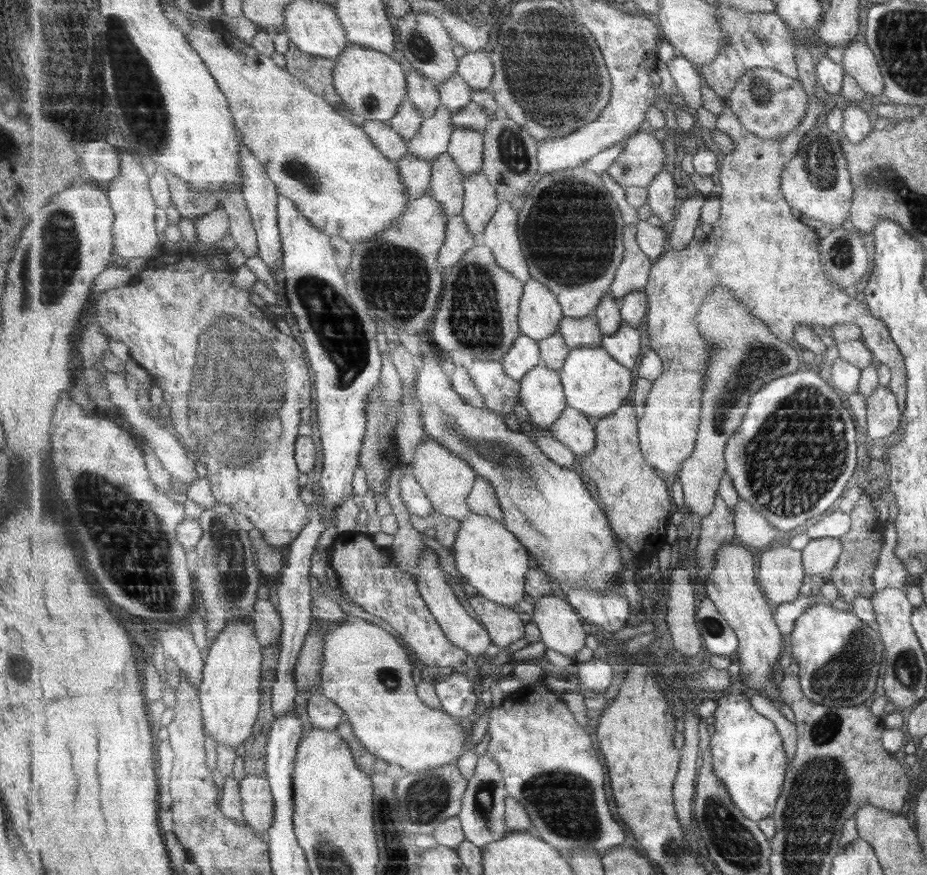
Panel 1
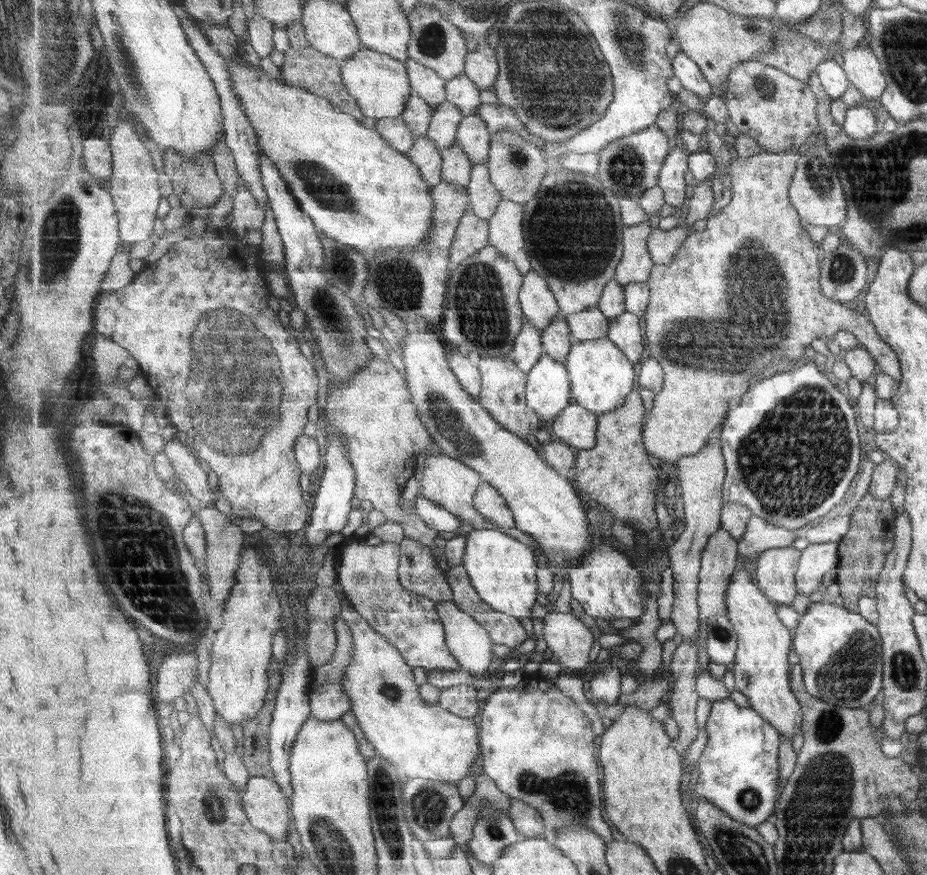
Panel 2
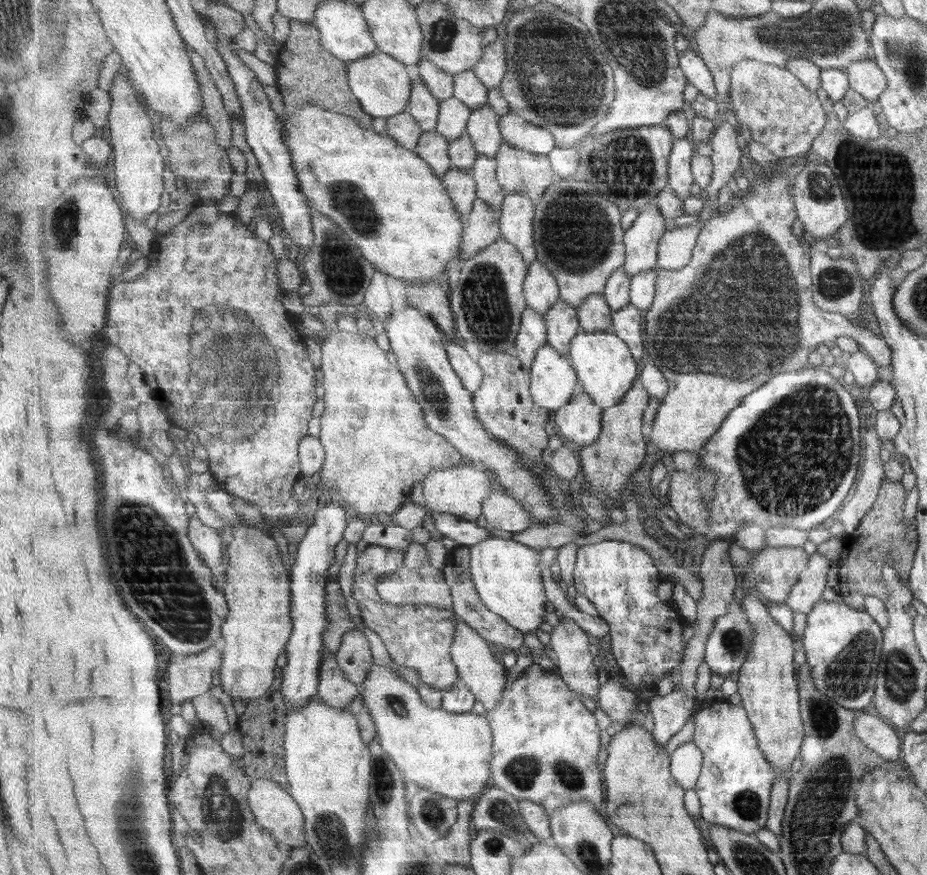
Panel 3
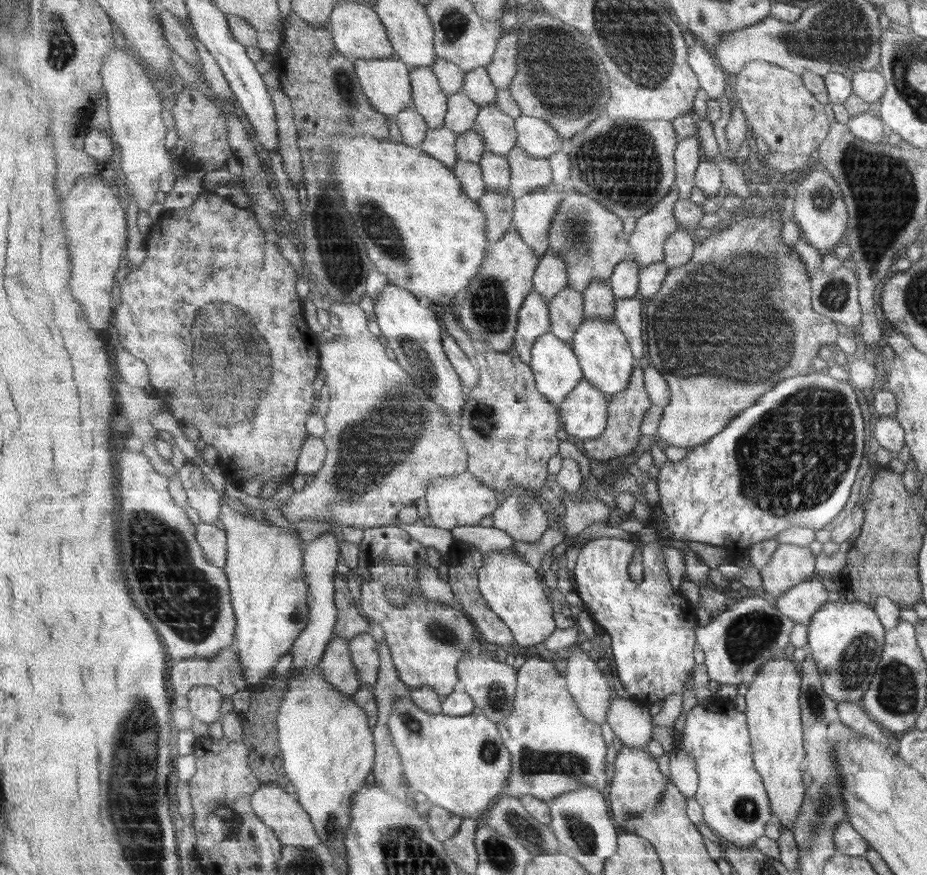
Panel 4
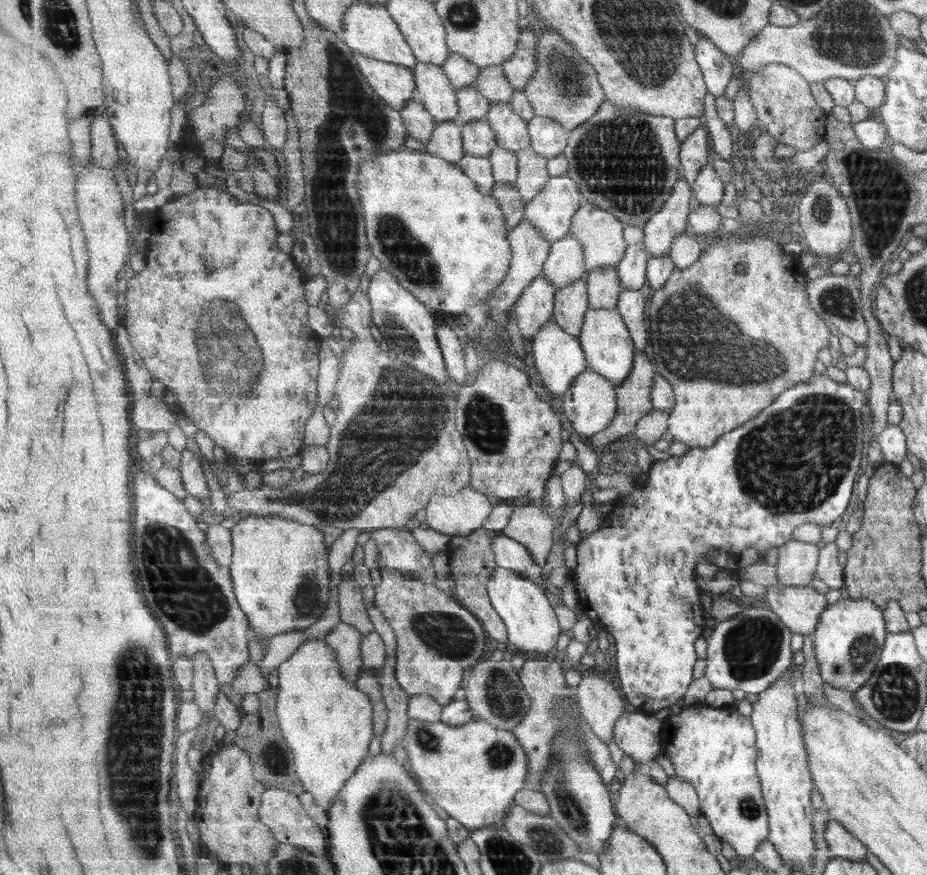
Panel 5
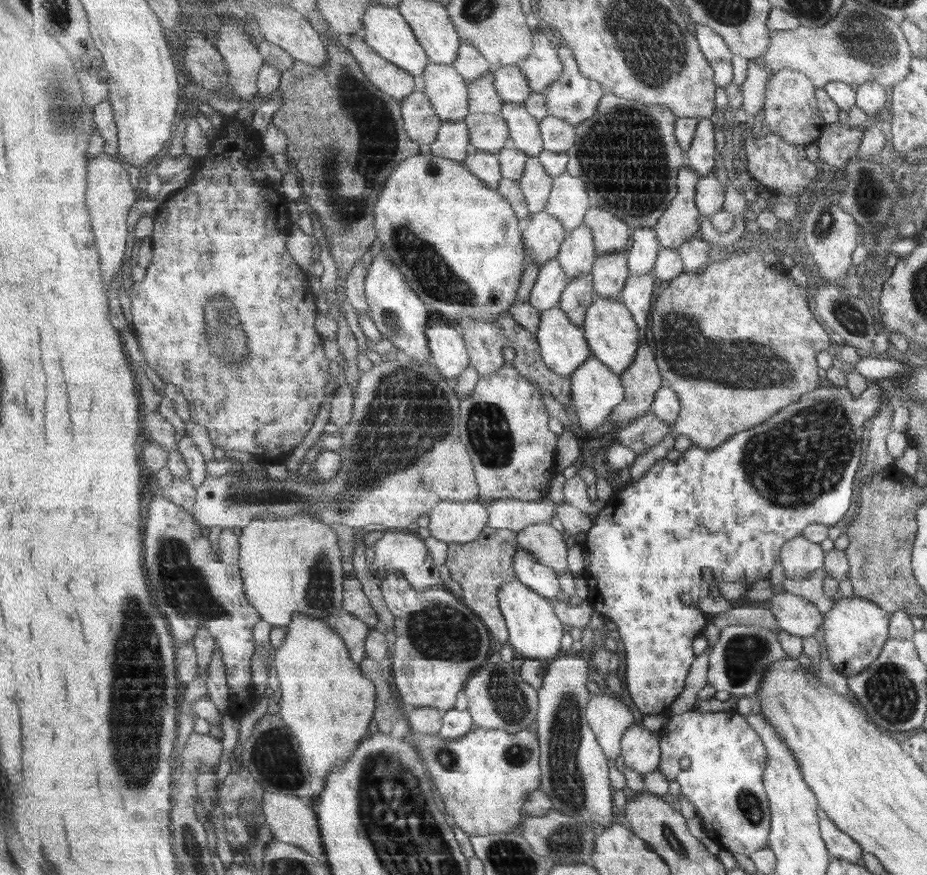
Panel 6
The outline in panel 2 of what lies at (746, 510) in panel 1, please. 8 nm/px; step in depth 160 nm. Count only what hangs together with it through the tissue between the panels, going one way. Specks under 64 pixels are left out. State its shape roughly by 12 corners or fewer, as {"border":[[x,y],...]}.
{"border":[[752,515],[738,553],[793,547],[801,532]]}

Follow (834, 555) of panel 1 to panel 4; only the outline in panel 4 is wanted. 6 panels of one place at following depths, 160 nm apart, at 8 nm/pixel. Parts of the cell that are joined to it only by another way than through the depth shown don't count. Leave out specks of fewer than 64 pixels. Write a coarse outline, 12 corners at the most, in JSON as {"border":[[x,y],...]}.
{"border":[[817,573],[778,596],[796,624],[811,624],[827,591]]}

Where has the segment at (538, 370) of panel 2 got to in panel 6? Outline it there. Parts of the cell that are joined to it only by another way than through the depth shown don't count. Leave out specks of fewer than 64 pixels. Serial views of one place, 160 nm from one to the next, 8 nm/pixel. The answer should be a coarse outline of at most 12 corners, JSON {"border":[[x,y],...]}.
{"border":[[560,306],[536,335],[547,366],[564,377],[593,356],[584,329]]}

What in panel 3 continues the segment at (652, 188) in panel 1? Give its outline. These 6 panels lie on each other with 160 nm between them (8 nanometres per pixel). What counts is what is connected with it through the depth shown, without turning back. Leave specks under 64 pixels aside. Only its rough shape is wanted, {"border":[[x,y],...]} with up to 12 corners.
{"border":[[675,138],[668,187],[691,196],[694,181],[690,138]]}

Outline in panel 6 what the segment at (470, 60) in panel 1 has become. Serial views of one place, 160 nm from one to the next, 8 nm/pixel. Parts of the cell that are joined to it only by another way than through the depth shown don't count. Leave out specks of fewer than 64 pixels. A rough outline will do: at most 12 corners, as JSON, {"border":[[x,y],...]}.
{"border":[[548,29],[533,33],[531,56],[517,64],[532,92],[547,92],[564,73]]}

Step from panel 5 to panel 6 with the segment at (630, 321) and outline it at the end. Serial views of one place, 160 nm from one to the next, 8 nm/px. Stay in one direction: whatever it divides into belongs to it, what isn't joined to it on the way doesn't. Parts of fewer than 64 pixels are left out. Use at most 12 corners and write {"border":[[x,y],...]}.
{"border":[[653,273],[631,275],[621,301],[636,318],[641,340],[659,282]]}

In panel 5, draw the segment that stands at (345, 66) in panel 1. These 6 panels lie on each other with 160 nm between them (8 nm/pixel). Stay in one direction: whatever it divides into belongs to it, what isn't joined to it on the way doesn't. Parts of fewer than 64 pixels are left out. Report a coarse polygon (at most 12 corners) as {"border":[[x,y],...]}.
{"border":[[355,53],[378,95],[399,112],[417,98],[407,66]]}

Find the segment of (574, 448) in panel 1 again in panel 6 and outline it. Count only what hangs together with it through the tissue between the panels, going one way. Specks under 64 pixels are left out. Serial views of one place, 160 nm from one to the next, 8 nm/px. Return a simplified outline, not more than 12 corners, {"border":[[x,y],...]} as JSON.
{"border":[[589,357],[570,378],[577,423],[599,428],[624,401],[622,378]]}

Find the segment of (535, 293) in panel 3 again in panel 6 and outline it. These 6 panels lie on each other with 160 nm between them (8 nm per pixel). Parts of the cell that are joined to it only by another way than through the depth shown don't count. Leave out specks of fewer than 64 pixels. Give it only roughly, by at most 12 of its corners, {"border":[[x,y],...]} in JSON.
{"border":[[593,231],[568,232],[556,257],[570,280],[591,273]]}

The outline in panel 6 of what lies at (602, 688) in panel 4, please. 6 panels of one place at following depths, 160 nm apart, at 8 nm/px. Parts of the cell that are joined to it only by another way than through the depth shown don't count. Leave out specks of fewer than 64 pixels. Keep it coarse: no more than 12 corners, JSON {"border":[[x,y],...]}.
{"border":[[605,688],[587,715],[608,760],[622,754],[635,714]]}

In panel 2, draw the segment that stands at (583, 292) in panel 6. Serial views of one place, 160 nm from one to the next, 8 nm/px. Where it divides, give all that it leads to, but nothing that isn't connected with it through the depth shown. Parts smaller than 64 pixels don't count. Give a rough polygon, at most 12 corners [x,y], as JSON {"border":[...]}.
{"border":[[561,312],[542,332],[545,353],[566,363],[575,336]]}

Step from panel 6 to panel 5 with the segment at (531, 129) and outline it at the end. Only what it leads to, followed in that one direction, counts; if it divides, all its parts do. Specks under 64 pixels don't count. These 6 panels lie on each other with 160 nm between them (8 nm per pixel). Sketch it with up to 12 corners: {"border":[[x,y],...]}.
{"border":[[493,103],[485,118],[499,146],[532,146],[529,121],[509,103]]}

